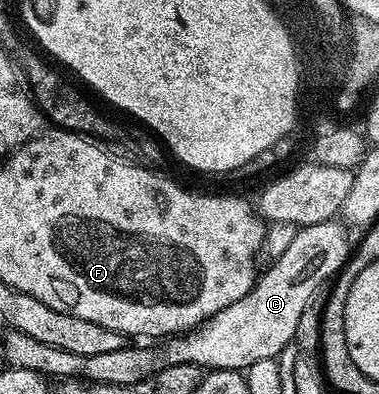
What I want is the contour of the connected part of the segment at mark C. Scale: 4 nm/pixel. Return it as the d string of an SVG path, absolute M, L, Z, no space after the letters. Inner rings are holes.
M339 220L298 227L293 236L293 244L289 244L289 248L285 248L285 252L281 252L281 256L270 263L271 267L264 274L262 271L258 275L251 291L241 296L241 300L229 304L229 308L217 312L206 322L183 335L172 337L166 343L168 344L166 365L195 365L206 368L208 371L238 370L243 372L248 366L257 364L257 360L278 359L283 349L295 341L297 320L301 320L301 311L305 309L309 296L313 296L313 288L334 279L339 269L347 263L347 256L351 253L353 246L350 241L347 243L346 232L348 233L344 223Z

